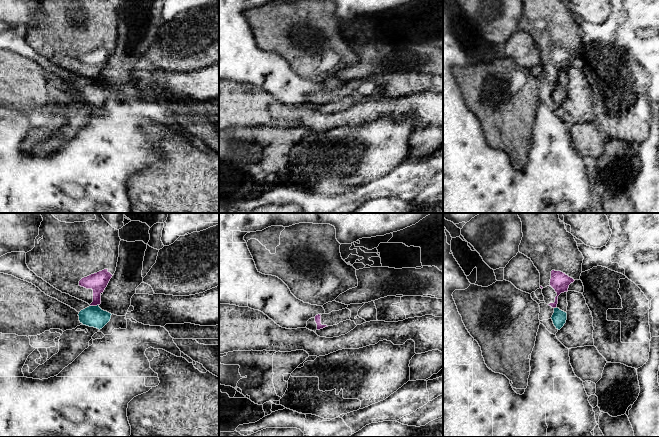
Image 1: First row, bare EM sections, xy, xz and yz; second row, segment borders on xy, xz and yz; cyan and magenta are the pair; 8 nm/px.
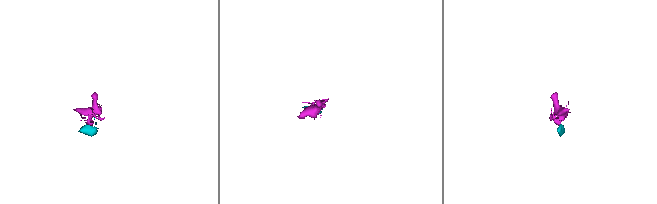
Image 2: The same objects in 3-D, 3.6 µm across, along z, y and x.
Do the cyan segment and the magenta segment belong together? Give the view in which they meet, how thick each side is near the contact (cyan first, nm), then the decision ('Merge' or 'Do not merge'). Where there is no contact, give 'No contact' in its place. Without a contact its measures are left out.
Touches cyan in xy. Thickness 180 nm (cyan) against 150 nm. Do not merge

